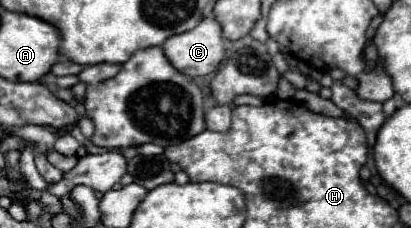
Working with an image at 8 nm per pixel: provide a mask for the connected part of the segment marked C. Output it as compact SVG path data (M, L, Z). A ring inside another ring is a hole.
M207 17L195 29L167 39L163 51L171 65L189 77L213 73L225 59L221 25L215 17Z

